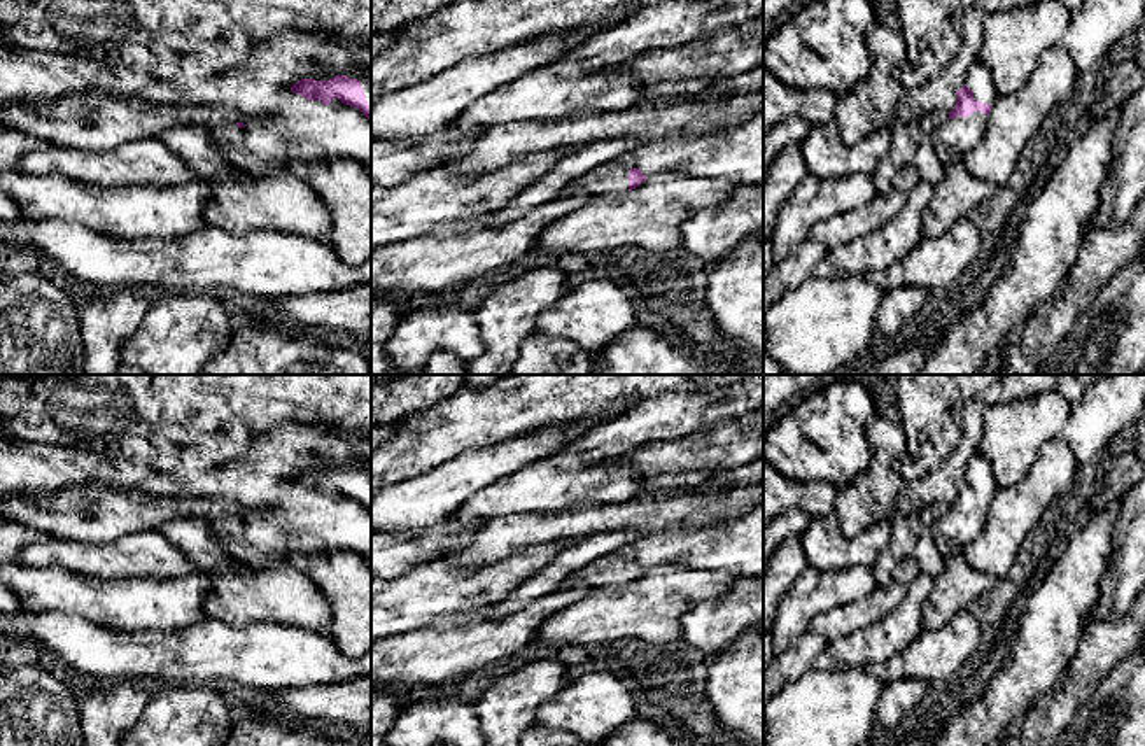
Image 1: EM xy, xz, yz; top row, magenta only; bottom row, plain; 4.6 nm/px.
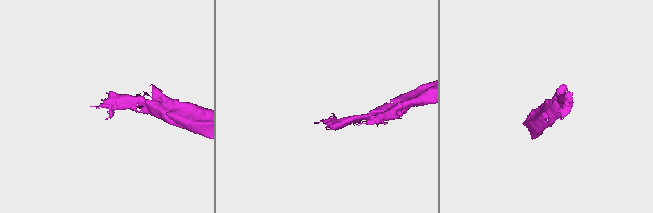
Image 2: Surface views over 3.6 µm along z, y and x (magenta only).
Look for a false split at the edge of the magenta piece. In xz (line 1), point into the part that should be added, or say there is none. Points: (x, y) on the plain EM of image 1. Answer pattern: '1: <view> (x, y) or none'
1: none

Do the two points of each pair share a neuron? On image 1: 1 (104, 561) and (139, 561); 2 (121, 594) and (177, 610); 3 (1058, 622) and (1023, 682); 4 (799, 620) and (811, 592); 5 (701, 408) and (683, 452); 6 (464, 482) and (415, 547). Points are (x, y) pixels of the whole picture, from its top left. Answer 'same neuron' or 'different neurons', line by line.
1: same neuron
2: same neuron
3: same neuron
4: same neuron
5: different neurons
6: different neurons

